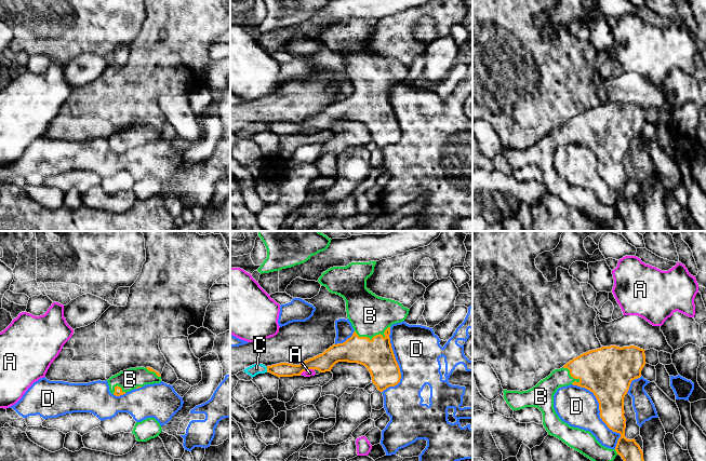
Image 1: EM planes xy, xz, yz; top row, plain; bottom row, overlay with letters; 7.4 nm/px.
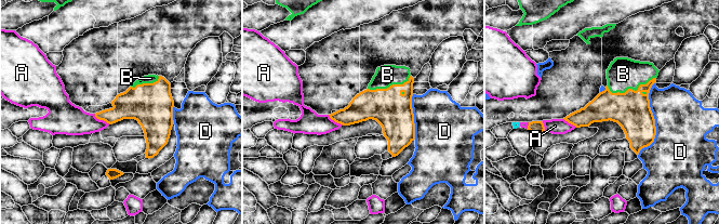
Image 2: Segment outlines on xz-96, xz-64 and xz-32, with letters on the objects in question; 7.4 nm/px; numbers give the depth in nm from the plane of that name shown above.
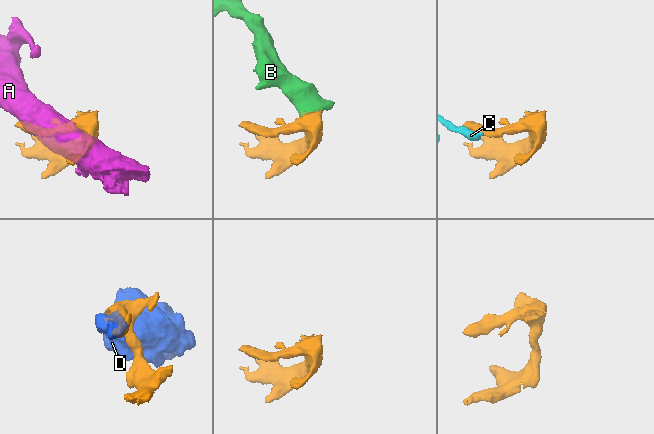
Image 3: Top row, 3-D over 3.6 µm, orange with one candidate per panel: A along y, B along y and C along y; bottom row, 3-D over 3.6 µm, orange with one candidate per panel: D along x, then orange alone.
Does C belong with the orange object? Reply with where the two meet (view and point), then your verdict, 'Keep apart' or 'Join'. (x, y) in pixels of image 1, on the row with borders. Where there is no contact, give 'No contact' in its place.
Touches orange at xz (267, 369). Keep apart

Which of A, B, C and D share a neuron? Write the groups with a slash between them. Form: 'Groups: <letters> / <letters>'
Groups: A C / B / D

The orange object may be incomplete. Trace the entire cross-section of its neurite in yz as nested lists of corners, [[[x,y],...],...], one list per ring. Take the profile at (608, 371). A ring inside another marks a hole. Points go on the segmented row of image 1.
[[[610,345],[588,351],[573,358],[562,368],[552,370],[548,377],[528,391],[504,390],[504,399],[512,410],[525,407],[538,408],[543,413],[543,425],[548,435],[559,438],[591,461],[613,461],[617,455],[624,461],[644,461],[643,452],[635,438],[625,437],[626,419],[624,417],[624,397],[631,381],[641,377],[641,370],[647,364],[644,351],[635,345],[623,348]],[[570,384],[585,388],[594,393],[599,403],[600,418],[610,430],[621,434],[614,449],[602,446],[589,431],[570,426],[558,417],[554,408],[554,395],[560,387]]]

